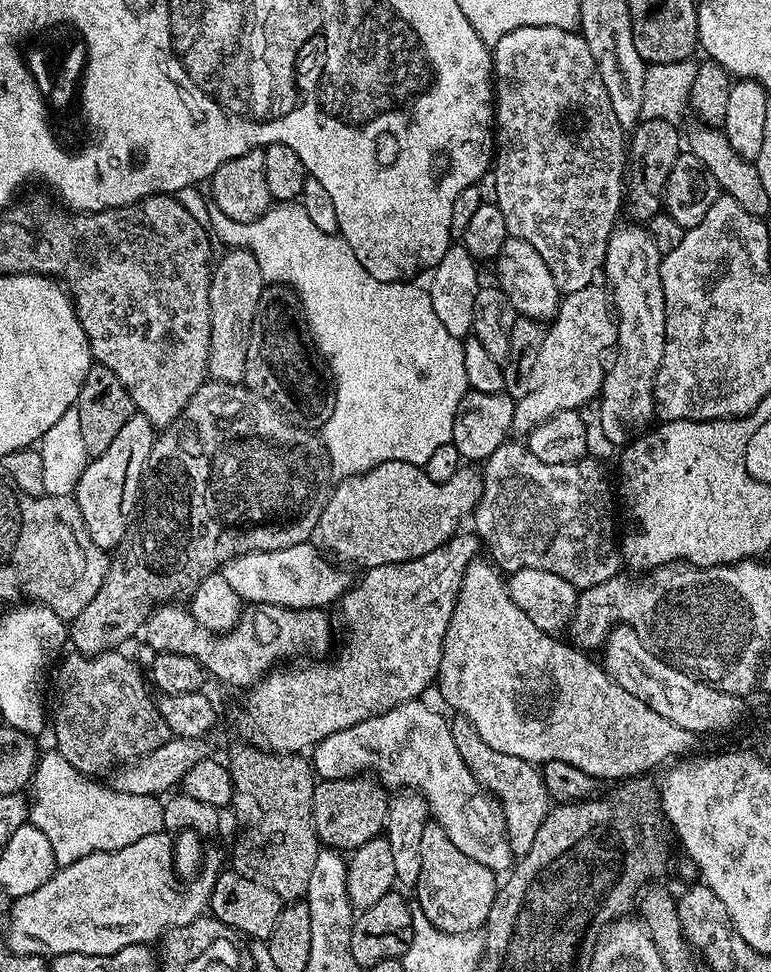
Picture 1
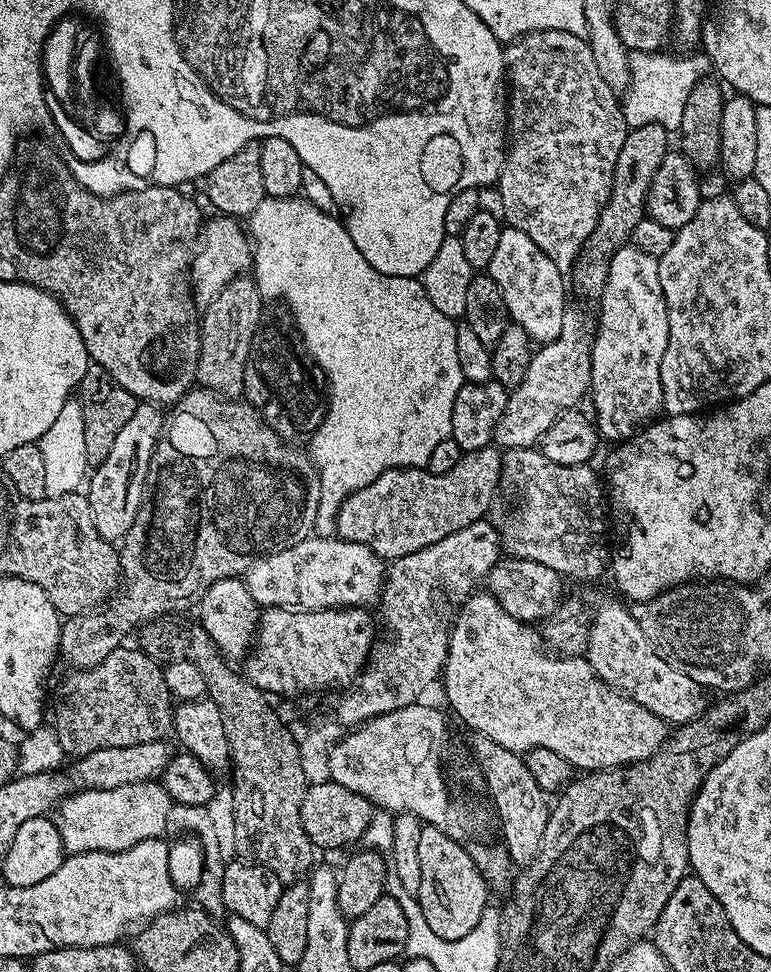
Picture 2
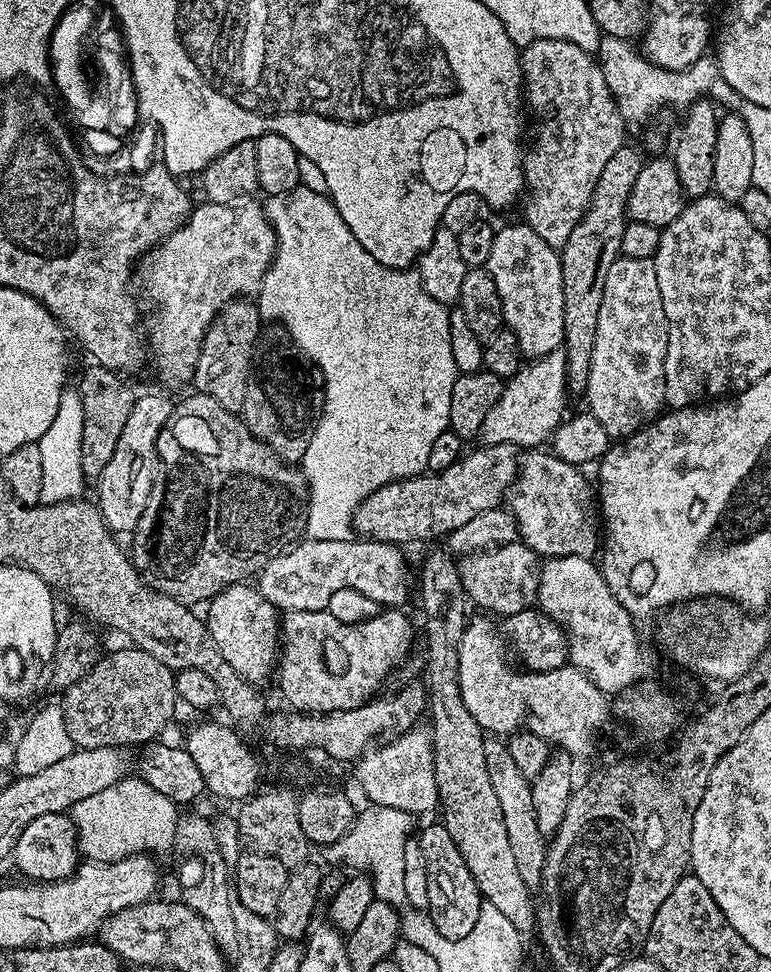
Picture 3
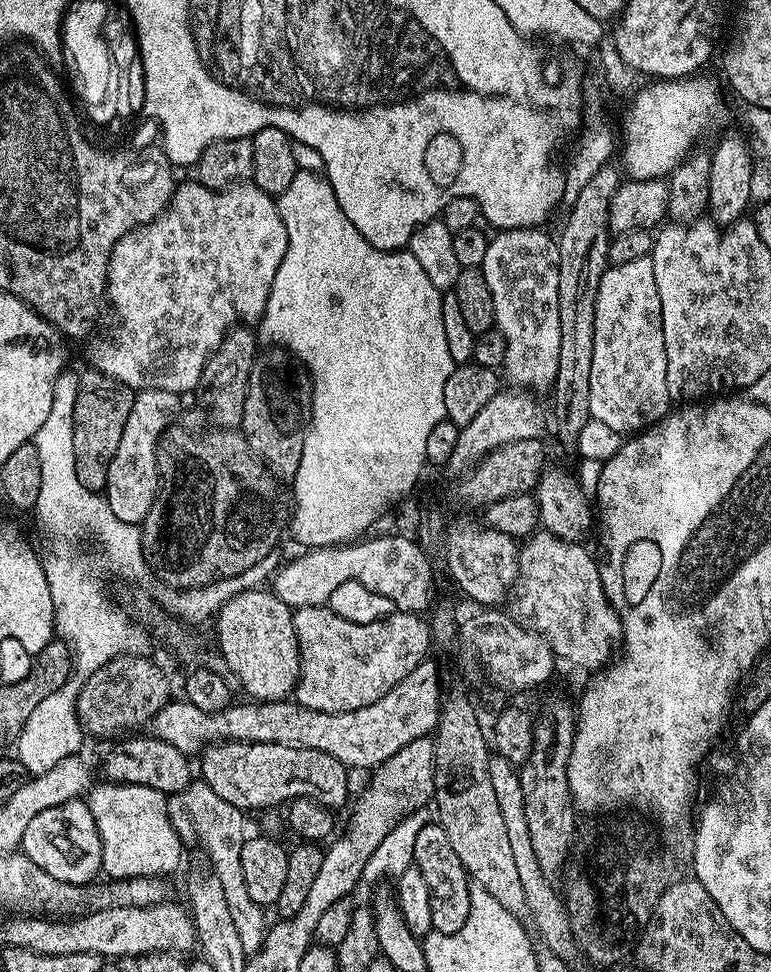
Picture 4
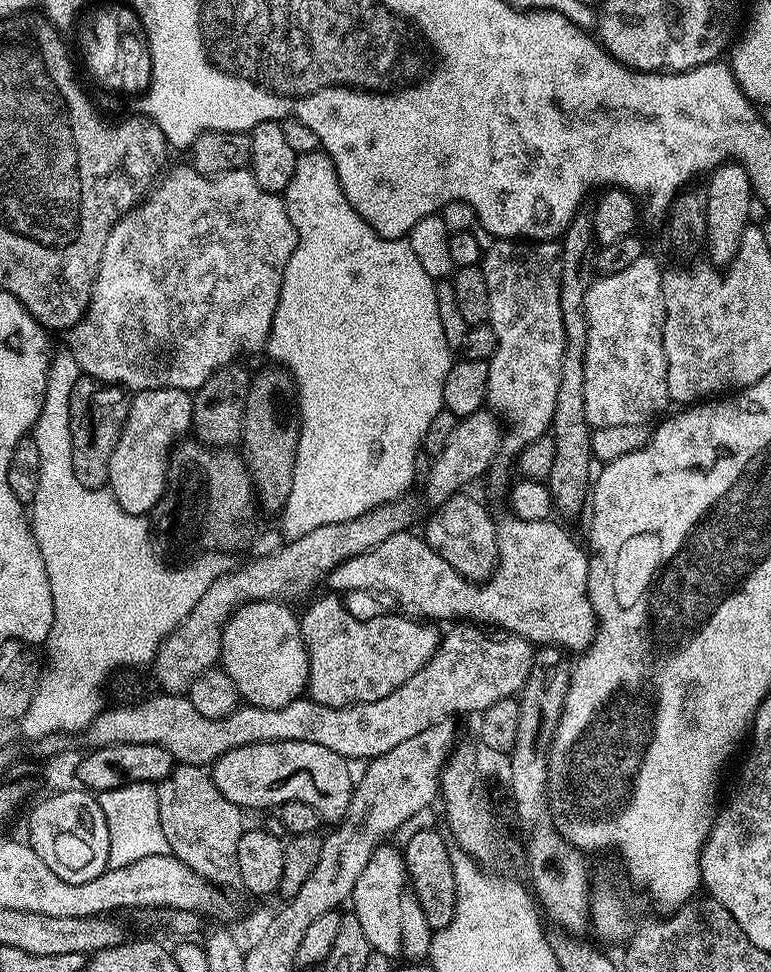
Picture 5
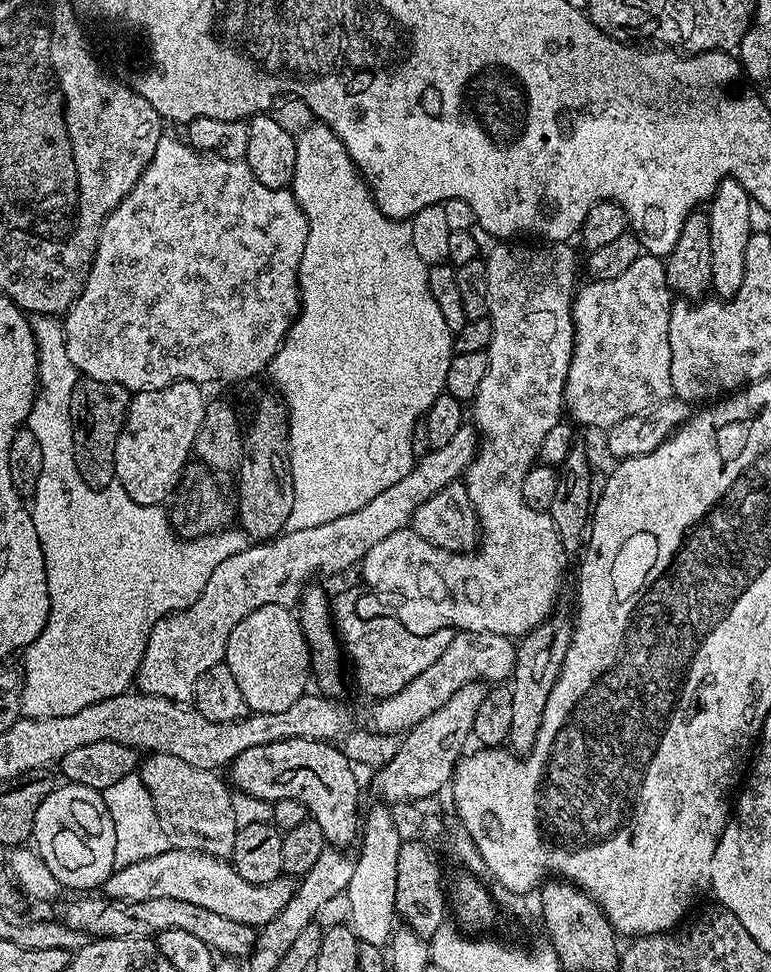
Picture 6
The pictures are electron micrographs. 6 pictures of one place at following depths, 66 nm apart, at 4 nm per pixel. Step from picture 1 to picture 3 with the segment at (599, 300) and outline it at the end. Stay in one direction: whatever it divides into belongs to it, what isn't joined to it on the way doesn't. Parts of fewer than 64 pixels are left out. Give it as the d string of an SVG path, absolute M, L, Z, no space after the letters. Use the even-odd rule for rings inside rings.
M563 351L533 359L505 383L501 397L490 406L482 422L479 439L484 444L515 444L520 450L539 449L551 441L560 421L565 419L564 403L567 400L570 400L570 393Z

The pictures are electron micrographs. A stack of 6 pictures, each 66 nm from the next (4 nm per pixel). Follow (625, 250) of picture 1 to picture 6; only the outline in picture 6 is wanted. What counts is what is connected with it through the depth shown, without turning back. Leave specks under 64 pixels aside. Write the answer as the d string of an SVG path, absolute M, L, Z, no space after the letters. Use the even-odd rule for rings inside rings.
M641 254L638 259L631 264L623 274L618 274L618 278L609 280L593 280L585 283L585 288L575 293L572 302L572 361L570 370L566 378L564 387L564 406L567 415L573 416L580 424L585 424L588 428L600 428L607 430L614 426L614 422L622 422L622 418L630 418L630 414L645 412L647 408L653 408L658 402L669 399L672 396L672 383L670 382L670 344L668 342L668 326L670 324L670 289L666 282L664 273L664 260L658 256Z

